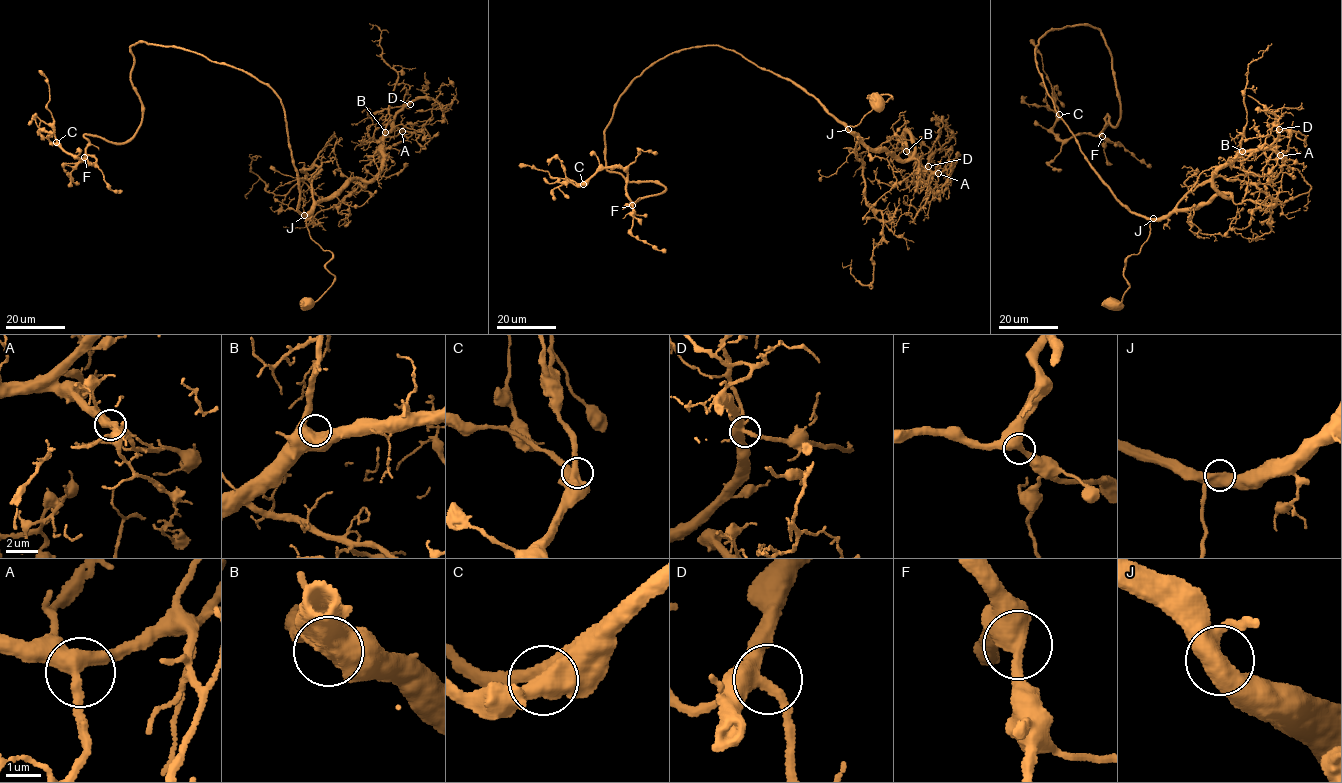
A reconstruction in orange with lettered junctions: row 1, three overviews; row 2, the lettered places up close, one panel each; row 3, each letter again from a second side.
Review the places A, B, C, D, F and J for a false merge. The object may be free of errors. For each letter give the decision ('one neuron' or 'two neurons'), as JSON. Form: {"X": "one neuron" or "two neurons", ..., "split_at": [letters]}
{"A": "one neuron", "B": "one neuron", "C": "one neuron", "D": "one neuron", "F": "one neuron", "J": "one neuron", "split_at": []}

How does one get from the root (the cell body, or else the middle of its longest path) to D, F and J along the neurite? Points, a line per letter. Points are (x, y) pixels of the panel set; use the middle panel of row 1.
D: (879, 101), (892, 97), (876, 94), (848, 129), (903, 160), (909, 132), (908, 150), (928, 166)
F: (879, 101), (845, 125), (733, 51), (676, 51), (604, 132), (607, 169), (666, 187), (632, 205)
J: (879, 101), (892, 97), (875, 97), (876, 94), (872, 110), (859, 124), (848, 126), (848, 129)

